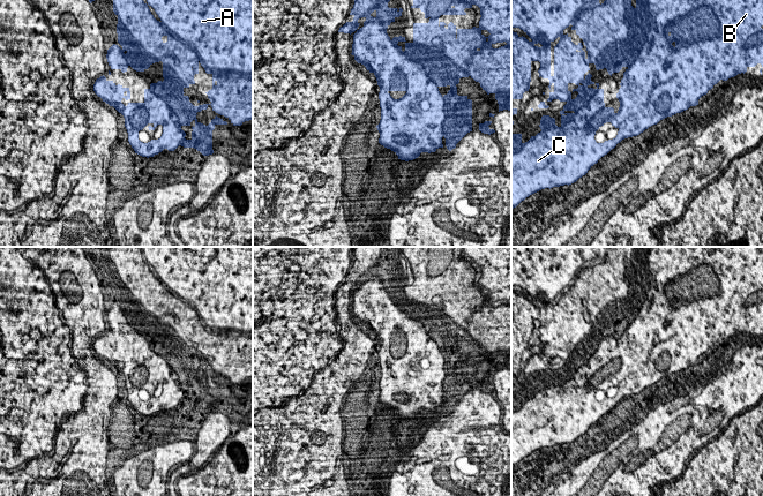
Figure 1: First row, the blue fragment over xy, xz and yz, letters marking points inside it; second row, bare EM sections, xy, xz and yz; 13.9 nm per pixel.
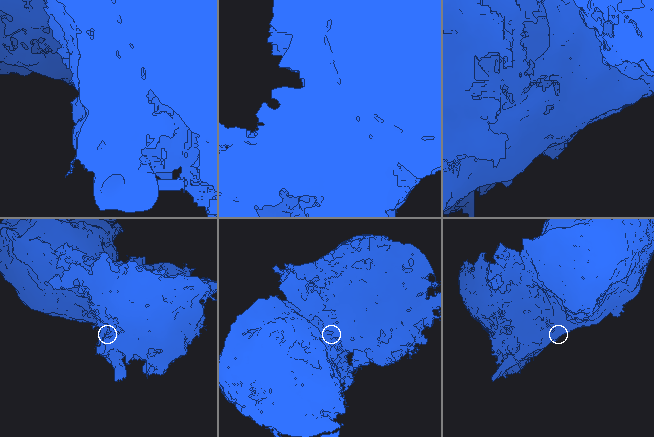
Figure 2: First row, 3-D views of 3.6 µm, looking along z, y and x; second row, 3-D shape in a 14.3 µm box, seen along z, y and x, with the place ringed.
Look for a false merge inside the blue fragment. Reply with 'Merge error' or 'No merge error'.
Merge error

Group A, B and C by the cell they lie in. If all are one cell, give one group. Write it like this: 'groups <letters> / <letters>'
groups A / B C

